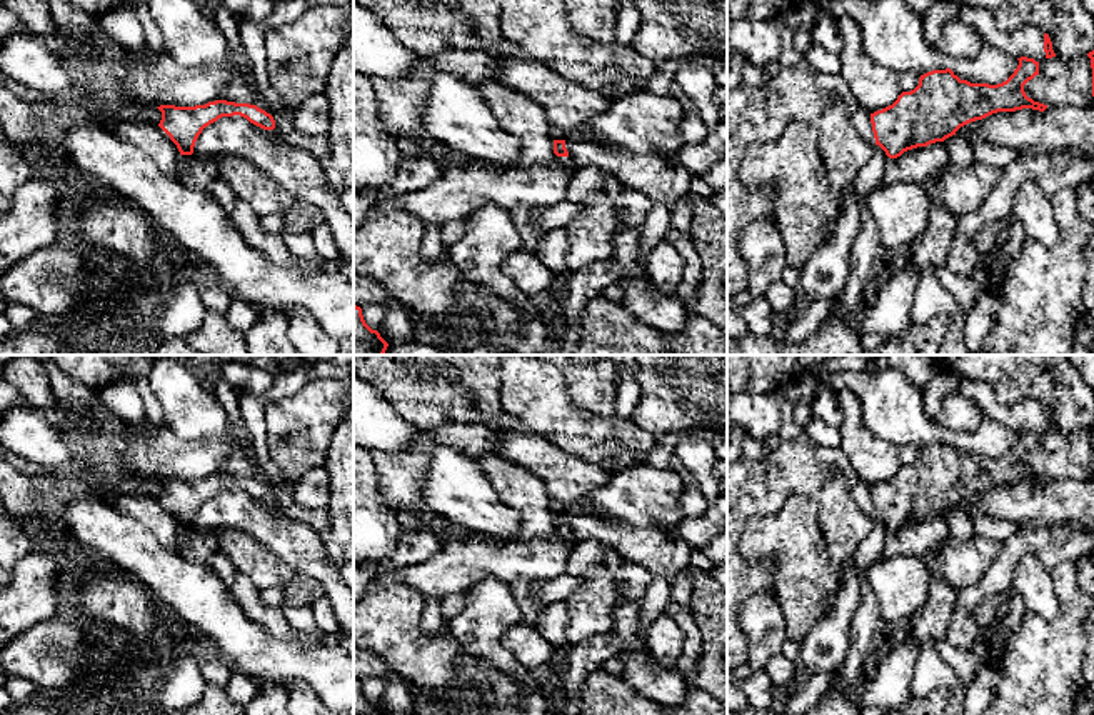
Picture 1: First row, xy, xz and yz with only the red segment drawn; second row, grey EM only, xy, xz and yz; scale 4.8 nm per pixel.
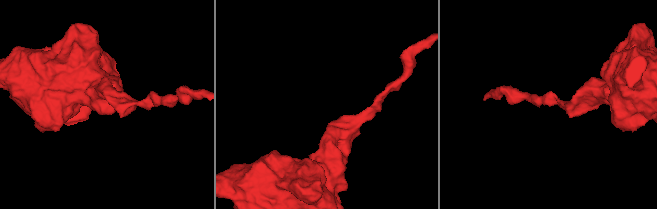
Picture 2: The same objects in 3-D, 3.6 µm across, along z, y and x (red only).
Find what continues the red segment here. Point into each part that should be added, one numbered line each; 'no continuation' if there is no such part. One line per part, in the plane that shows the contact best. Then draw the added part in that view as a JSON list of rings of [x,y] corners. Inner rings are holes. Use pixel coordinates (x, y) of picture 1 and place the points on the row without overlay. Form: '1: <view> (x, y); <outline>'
no continuation

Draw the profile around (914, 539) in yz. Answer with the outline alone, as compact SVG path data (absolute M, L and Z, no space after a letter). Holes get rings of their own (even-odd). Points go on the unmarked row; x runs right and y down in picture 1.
M936 515L927 520L917 520L904 525L897 532L887 532L886 545L881 558L897 555L922 557L932 547L949 538L949 527L944 515Z

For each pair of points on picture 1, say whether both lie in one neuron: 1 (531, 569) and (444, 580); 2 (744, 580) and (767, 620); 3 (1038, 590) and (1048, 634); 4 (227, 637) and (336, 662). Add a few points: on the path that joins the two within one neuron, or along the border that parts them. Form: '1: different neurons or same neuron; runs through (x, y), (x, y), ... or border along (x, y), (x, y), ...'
1: same neuron; runs through (509, 565), (466, 565)
2: different neurons; border along (771, 587), (754, 592), (744, 602)
3: different neurons; border along (1053, 580), (1058, 612), (1051, 619), (1026, 612)
4: same neuron; runs through (254, 652), (270, 662), (309, 662)

